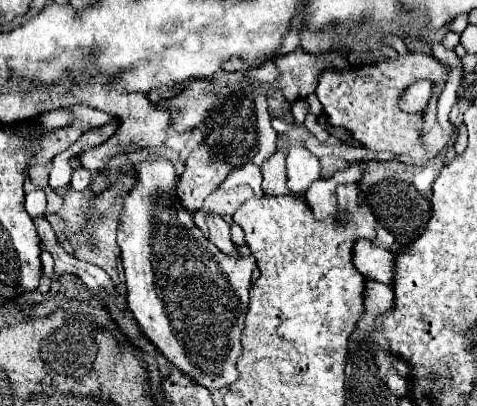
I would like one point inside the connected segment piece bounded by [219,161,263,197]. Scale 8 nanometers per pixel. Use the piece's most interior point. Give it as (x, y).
(249, 174)

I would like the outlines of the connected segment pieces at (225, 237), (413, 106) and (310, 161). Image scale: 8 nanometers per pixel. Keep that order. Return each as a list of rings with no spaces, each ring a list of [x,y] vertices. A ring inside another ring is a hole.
[[[209,215],[205,221],[207,221],[207,227],[209,227],[209,241],[213,245],[217,245],[217,249],[223,251],[225,255],[239,259],[241,253],[237,251],[237,245],[231,241],[229,225],[219,215]]]
[[[417,81],[401,97],[401,109],[407,113],[423,113],[431,95],[431,83]]]
[[[289,143],[287,145],[287,187],[291,191],[305,193],[313,181],[321,177],[321,163],[319,159],[309,153],[303,145],[299,143]]]

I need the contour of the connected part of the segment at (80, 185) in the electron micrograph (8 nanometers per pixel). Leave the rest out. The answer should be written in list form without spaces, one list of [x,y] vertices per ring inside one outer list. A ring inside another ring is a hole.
[[[85,168],[77,169],[73,172],[71,188],[76,191],[83,191],[90,183],[90,172]]]

